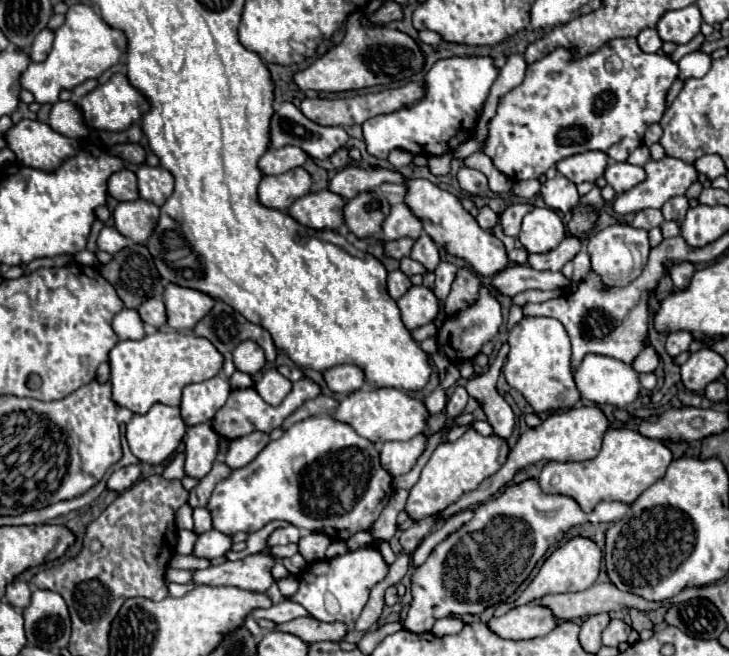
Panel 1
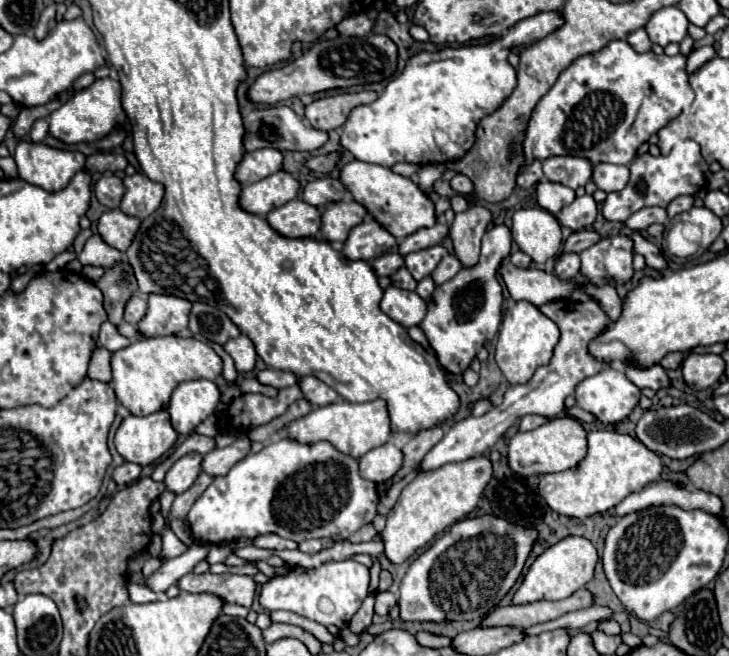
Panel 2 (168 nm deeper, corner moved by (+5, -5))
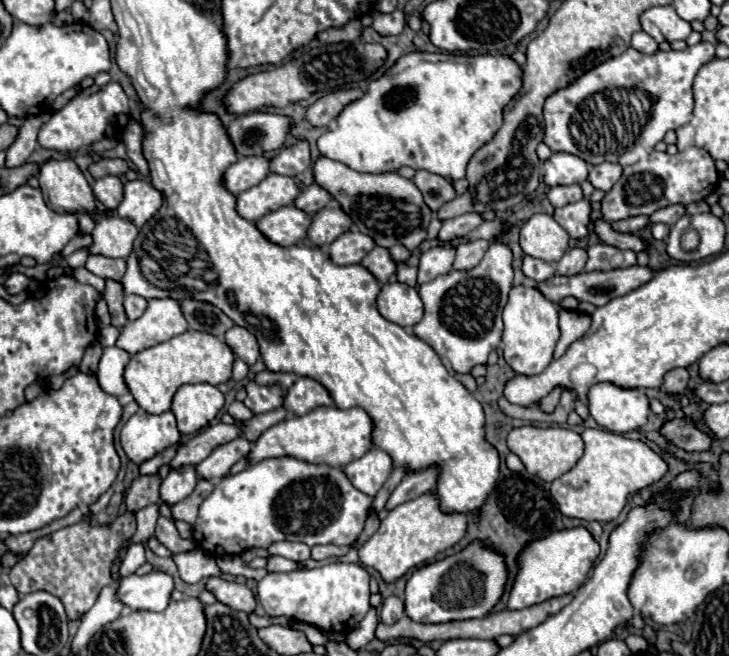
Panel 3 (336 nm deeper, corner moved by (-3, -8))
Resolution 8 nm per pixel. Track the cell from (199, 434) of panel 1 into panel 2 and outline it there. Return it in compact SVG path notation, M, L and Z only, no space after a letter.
M196 452L176 460L174 466L166 472L166 478L164 478L166 490L170 490L172 494L186 492L196 480L196 476L202 472L200 462L202 462L202 454L196 454Z

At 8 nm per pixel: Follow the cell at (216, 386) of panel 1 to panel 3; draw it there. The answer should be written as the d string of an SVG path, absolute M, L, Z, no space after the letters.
M194 383L178 389L172 401L172 413L178 419L182 435L194 435L204 429L222 409L224 395L210 383Z

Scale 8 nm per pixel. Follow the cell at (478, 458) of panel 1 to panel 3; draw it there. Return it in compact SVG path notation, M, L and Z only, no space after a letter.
M428 491L408 503L394 507L388 517L380 523L376 535L372 535L360 547L360 563L374 567L384 581L394 581L408 573L412 567L418 567L434 559L440 551L446 551L462 539L466 533L470 515L468 513L444 513L436 491Z

